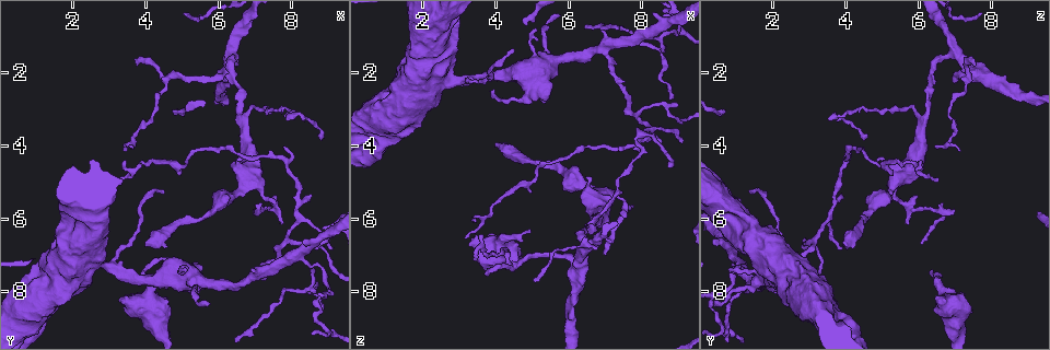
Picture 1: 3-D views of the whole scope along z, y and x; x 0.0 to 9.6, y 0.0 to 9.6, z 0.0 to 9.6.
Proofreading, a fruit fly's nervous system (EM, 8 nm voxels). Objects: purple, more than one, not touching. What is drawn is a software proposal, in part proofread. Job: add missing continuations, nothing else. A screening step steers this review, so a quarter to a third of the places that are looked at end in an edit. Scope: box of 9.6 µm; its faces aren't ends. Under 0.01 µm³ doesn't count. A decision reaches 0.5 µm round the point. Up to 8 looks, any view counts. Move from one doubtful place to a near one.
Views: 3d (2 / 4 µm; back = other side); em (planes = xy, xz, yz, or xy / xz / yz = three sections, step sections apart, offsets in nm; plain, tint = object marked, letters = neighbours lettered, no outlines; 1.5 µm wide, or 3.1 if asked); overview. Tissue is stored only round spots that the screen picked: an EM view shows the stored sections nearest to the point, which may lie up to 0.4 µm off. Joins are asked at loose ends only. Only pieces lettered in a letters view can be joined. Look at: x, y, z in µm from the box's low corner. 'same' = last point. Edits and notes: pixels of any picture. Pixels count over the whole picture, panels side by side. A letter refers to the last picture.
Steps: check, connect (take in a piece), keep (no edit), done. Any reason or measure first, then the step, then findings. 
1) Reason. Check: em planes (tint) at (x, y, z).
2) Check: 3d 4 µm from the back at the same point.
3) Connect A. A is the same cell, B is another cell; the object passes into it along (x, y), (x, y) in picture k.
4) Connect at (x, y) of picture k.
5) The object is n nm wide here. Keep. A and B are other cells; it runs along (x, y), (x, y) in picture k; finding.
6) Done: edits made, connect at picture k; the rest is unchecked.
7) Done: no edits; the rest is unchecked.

Stops while still wide. Check: em xz step 4 (tint) at (1.65, 5.75, 0.95).

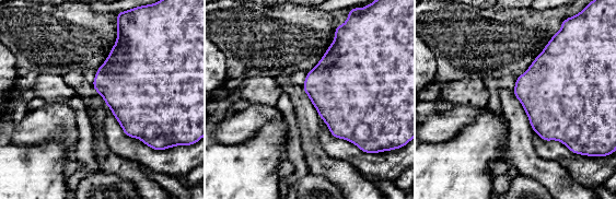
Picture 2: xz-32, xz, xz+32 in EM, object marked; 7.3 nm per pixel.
Check: em planes (letters) at the same point.

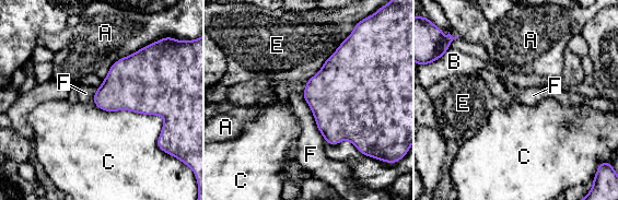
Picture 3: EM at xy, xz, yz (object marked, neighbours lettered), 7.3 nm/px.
Keep. A, B, C, E and F are other cells; a border runs along (301, 93), (325, 140) in picture 3; none of them fits.

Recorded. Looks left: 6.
Branch stops here. Check: 3d 4 µm at (8.75, 3.80, 4.55).

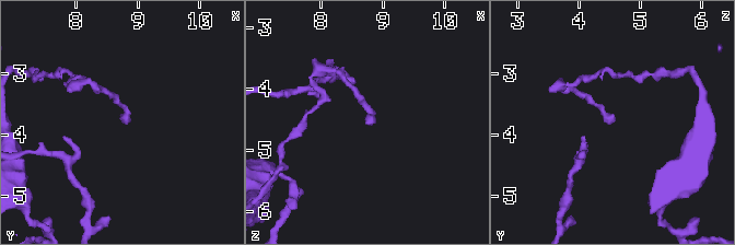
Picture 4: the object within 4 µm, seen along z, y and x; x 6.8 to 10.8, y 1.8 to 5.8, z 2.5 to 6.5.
Shape alone is not enough. Check: em planes (letters) at (8.80, 3.75, 4.55).

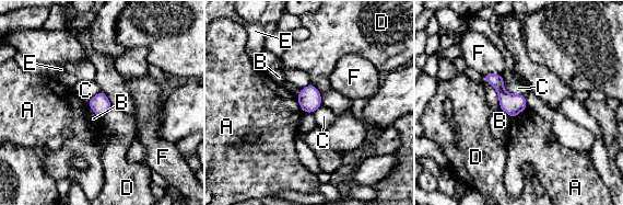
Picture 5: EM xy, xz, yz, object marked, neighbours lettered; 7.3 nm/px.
The object is 150 nm wide here; the longest contact is with C, 200 nm. Keep. A, B, C, D, E and F are other cells; none of them fits.

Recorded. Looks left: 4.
Branch stops here. Check: em planes (tint) at (7.70, 6.20, 5.70).

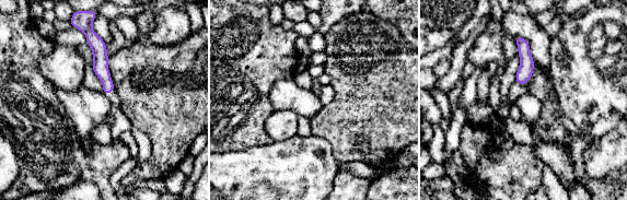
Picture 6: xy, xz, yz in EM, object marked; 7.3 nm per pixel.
Check: em planes (letters) at the same point.

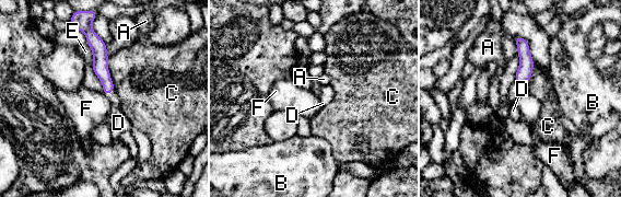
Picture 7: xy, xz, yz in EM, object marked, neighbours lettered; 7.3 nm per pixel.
Connect D. D is the same cell, A, B, C, E and F are other cells; the object passes into it along (100, 67), (110, 92), (118, 123) in picture 7; the neuron continues.

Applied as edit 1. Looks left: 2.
Done: edits made, connect at picture 7; the rest is unchecked.

